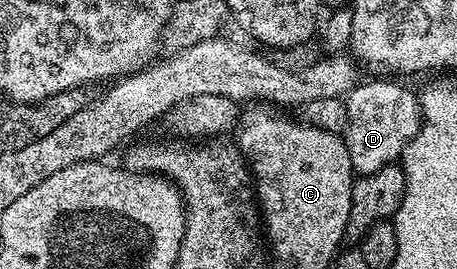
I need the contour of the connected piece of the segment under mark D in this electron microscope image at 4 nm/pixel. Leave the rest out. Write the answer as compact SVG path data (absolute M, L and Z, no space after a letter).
M358 84L344 98L348 126L343 132L350 152L350 164L357 175L378 172L378 168L401 161L408 142L420 130L422 115L417 91L404 86L364 86Z

